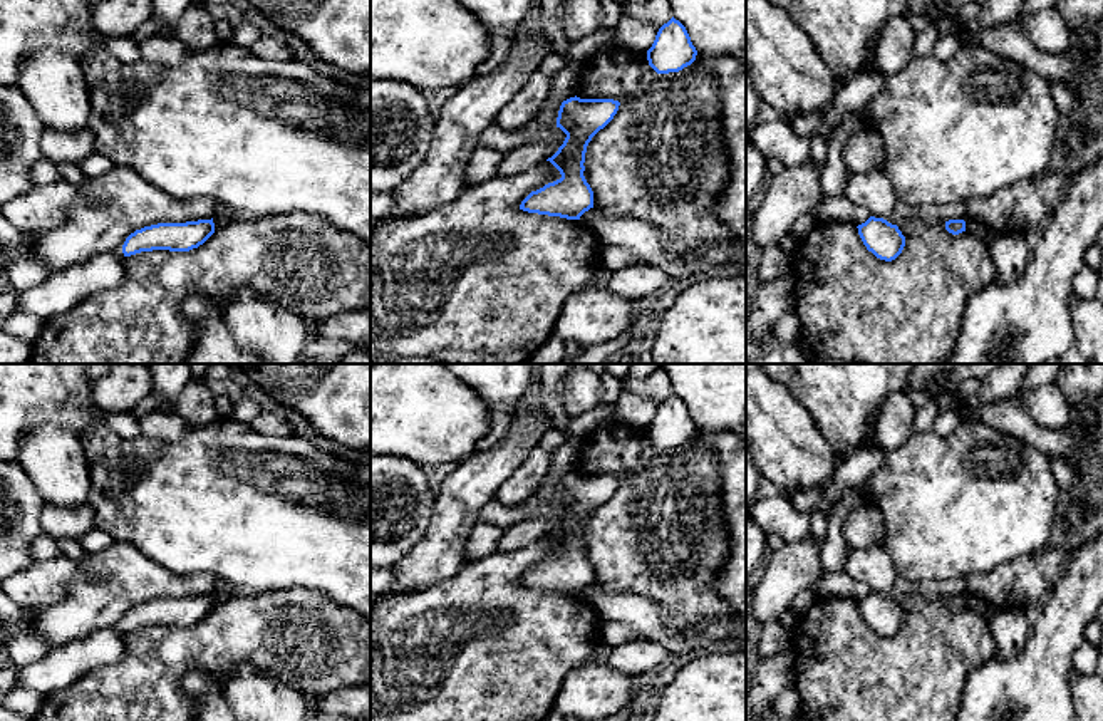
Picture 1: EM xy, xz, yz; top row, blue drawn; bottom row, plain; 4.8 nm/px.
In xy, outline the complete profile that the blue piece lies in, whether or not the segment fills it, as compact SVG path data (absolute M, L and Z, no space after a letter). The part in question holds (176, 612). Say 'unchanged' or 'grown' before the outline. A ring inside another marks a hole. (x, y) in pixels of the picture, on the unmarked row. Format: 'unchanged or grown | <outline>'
unchanged | M213 594L186 599L158 599L131 609L122 620L122 629L131 632L153 625L189 627L203 620L213 609Z

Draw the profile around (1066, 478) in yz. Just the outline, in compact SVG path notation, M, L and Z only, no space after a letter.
M1049 456L1049 468L1059 490L1071 491L1073 495L1080 491L1081 478L1064 459Z

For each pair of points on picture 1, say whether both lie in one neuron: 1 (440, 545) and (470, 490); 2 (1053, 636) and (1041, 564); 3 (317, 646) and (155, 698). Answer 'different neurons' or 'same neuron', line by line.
1: same neuron
2: different neurons
3: same neuron

